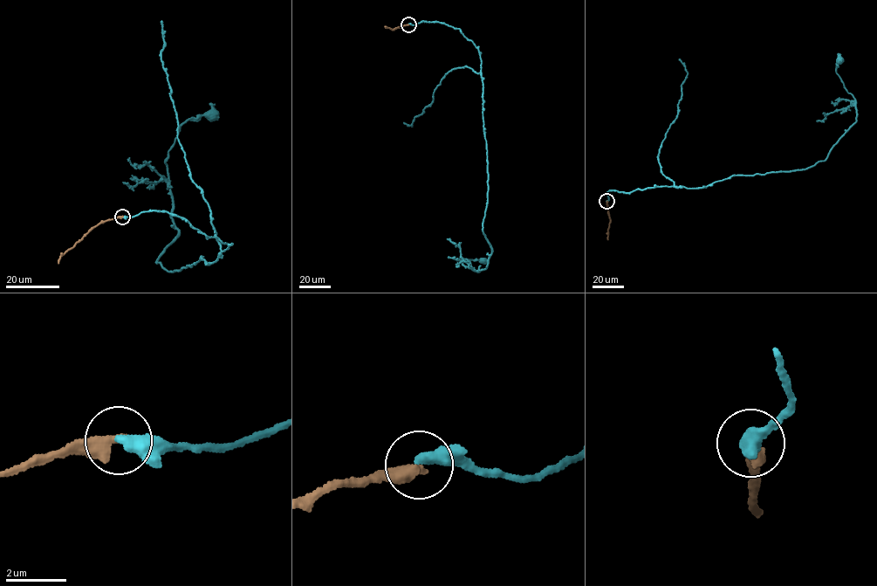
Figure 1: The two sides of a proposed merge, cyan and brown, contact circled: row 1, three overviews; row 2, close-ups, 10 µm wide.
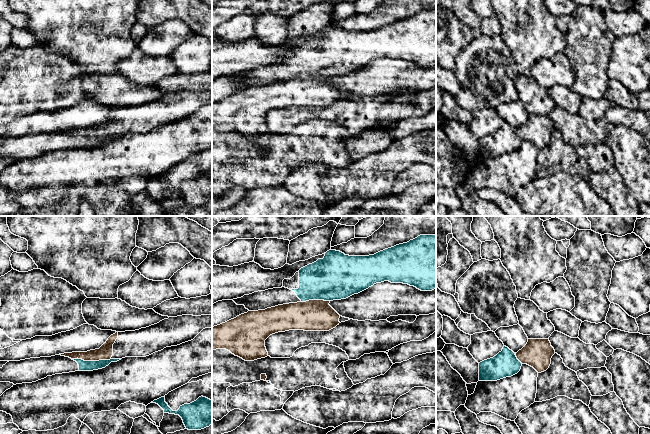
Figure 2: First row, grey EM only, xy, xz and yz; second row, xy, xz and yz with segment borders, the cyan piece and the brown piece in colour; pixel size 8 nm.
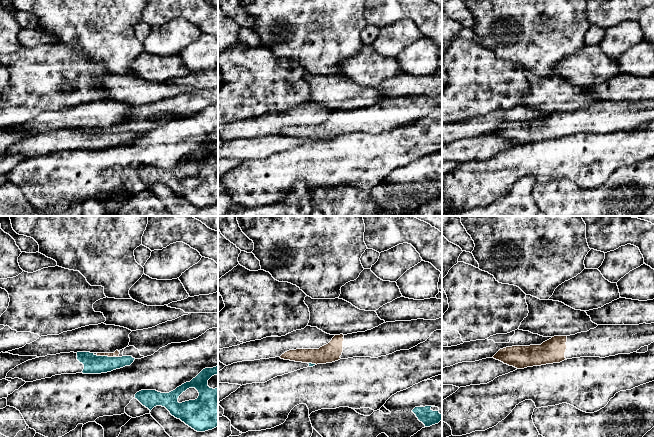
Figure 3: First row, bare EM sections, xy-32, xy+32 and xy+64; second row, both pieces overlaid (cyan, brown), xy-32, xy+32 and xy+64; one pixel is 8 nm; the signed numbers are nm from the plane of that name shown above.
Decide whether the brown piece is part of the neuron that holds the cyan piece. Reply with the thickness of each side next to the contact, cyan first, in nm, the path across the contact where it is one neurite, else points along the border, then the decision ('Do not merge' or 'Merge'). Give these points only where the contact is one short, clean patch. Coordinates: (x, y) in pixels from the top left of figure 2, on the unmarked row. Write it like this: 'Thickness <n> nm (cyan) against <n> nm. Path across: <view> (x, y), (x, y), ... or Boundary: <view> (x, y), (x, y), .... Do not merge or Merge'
Thickness 80 nm (cyan) against 120 nm. Boundary: xy (72, 134), (84, 136), (110, 135). Do not merge

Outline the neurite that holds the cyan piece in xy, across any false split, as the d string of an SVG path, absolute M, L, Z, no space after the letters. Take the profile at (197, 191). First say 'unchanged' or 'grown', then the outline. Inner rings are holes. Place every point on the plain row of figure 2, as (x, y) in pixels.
unchanged | M165 172L151 179L158 180L164 189L179 191L188 206L201 206L212 200L212 176L206 173L201 172L190 180L184 180L177 187L168 182Z

